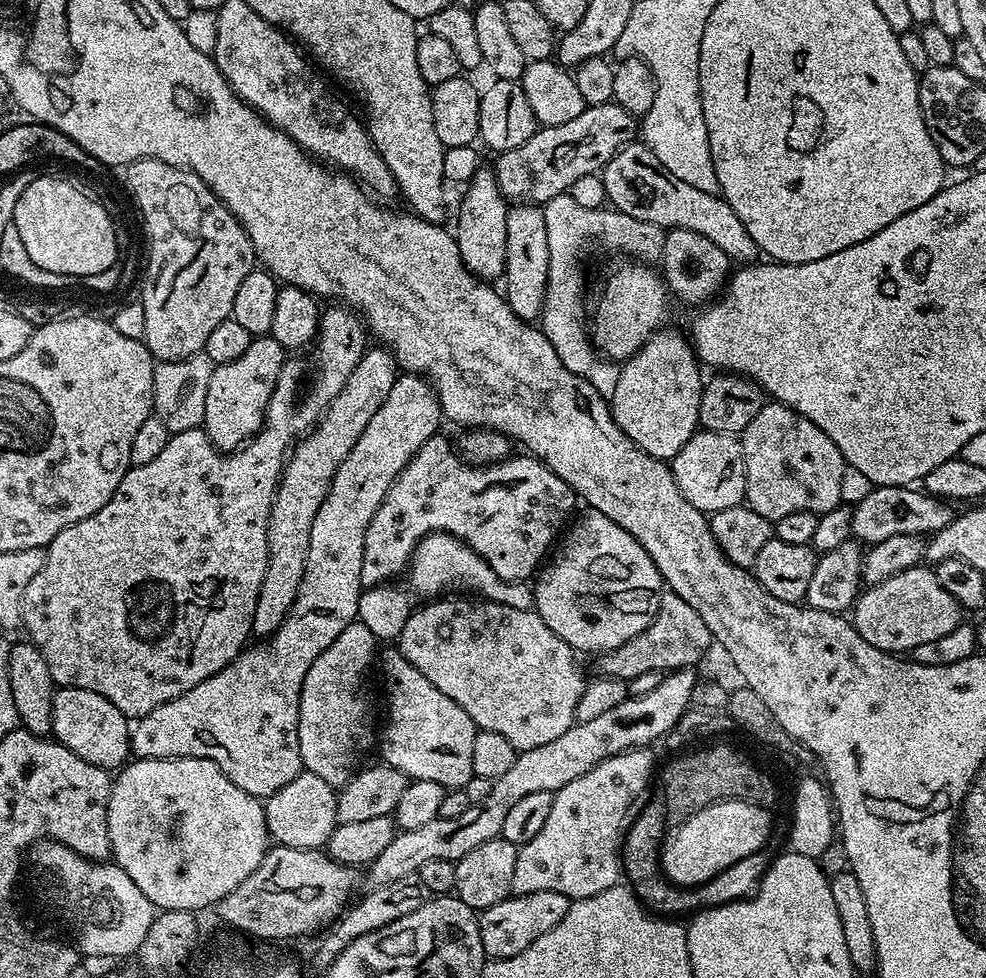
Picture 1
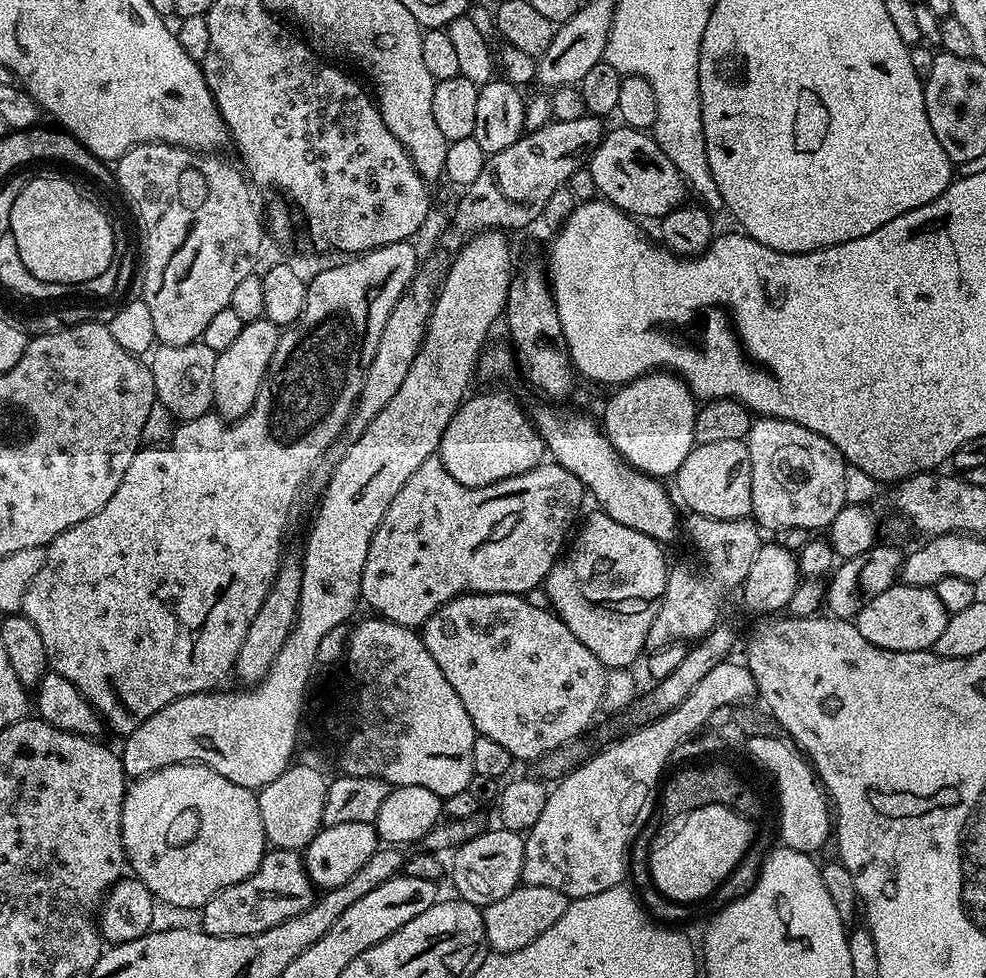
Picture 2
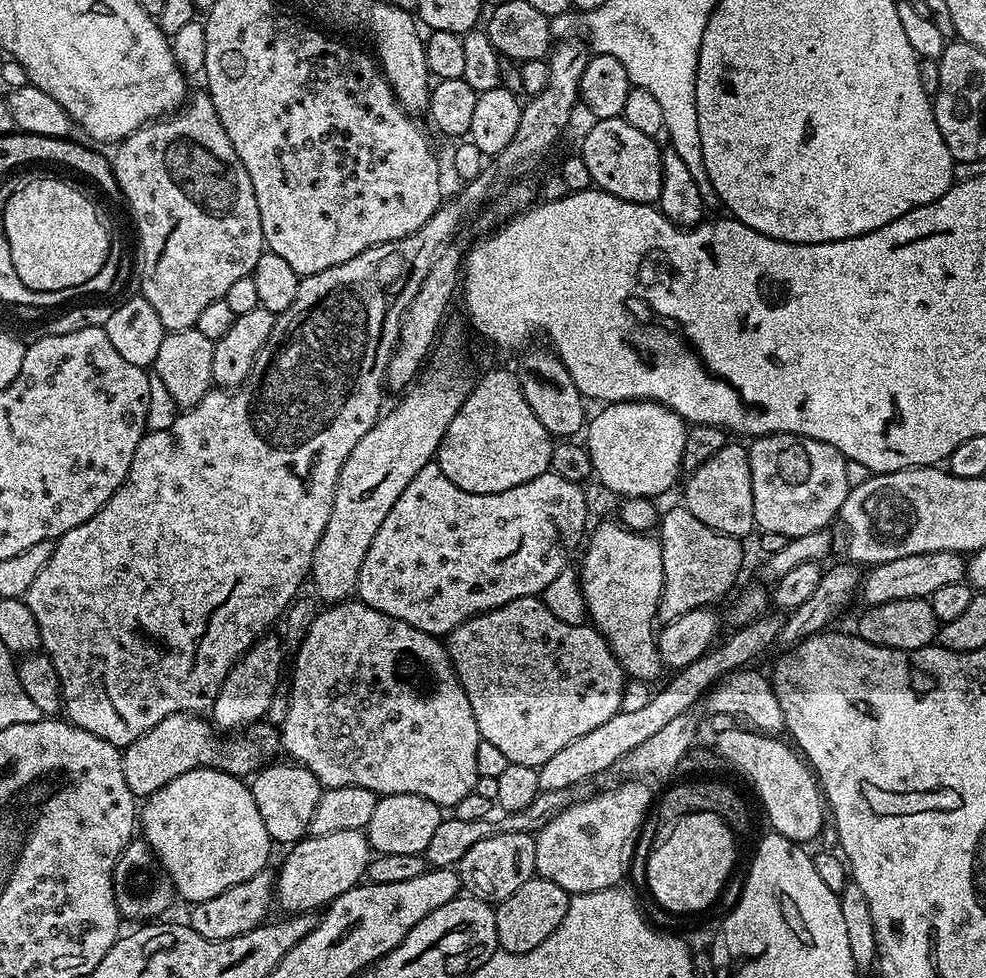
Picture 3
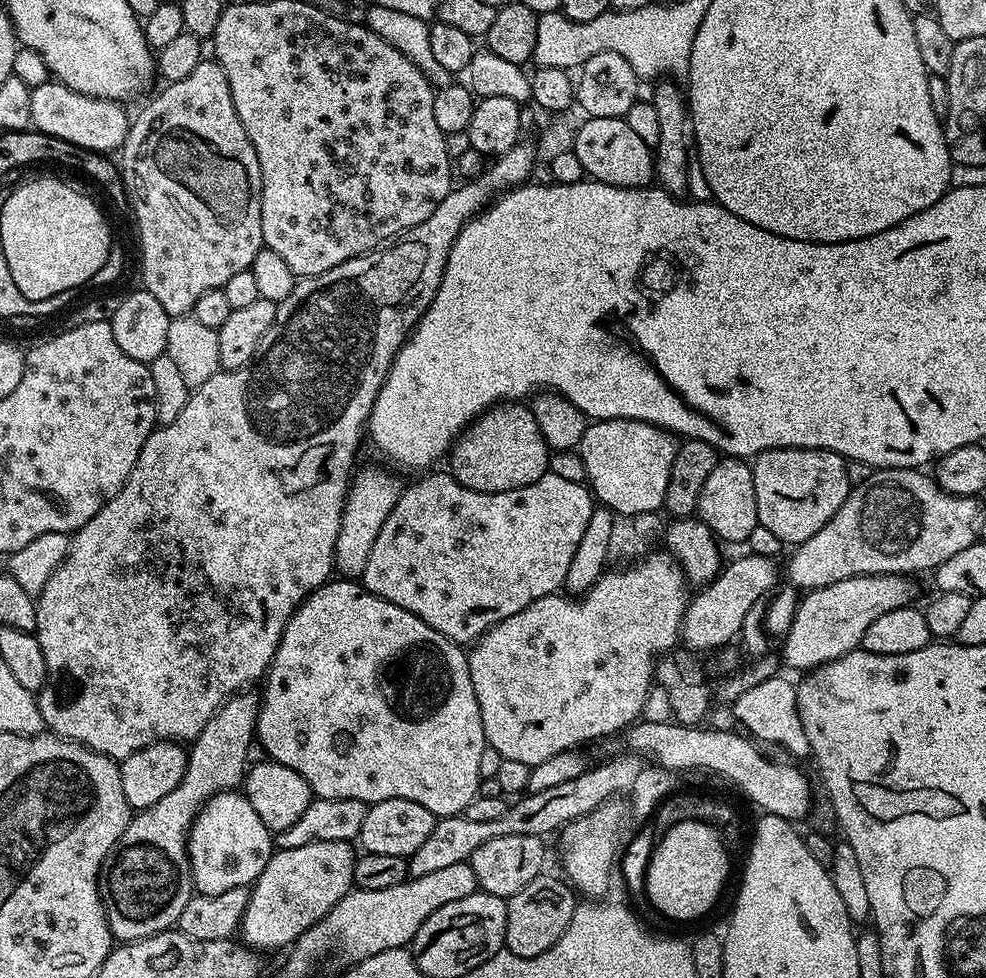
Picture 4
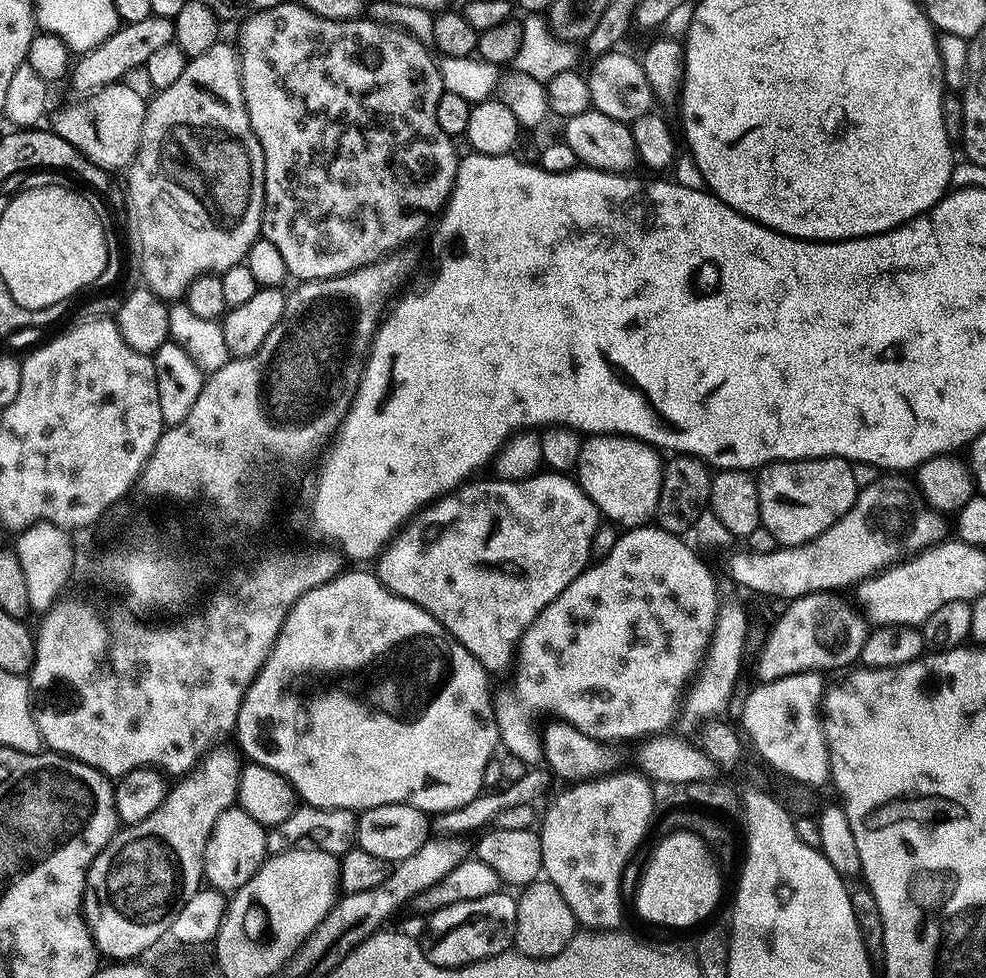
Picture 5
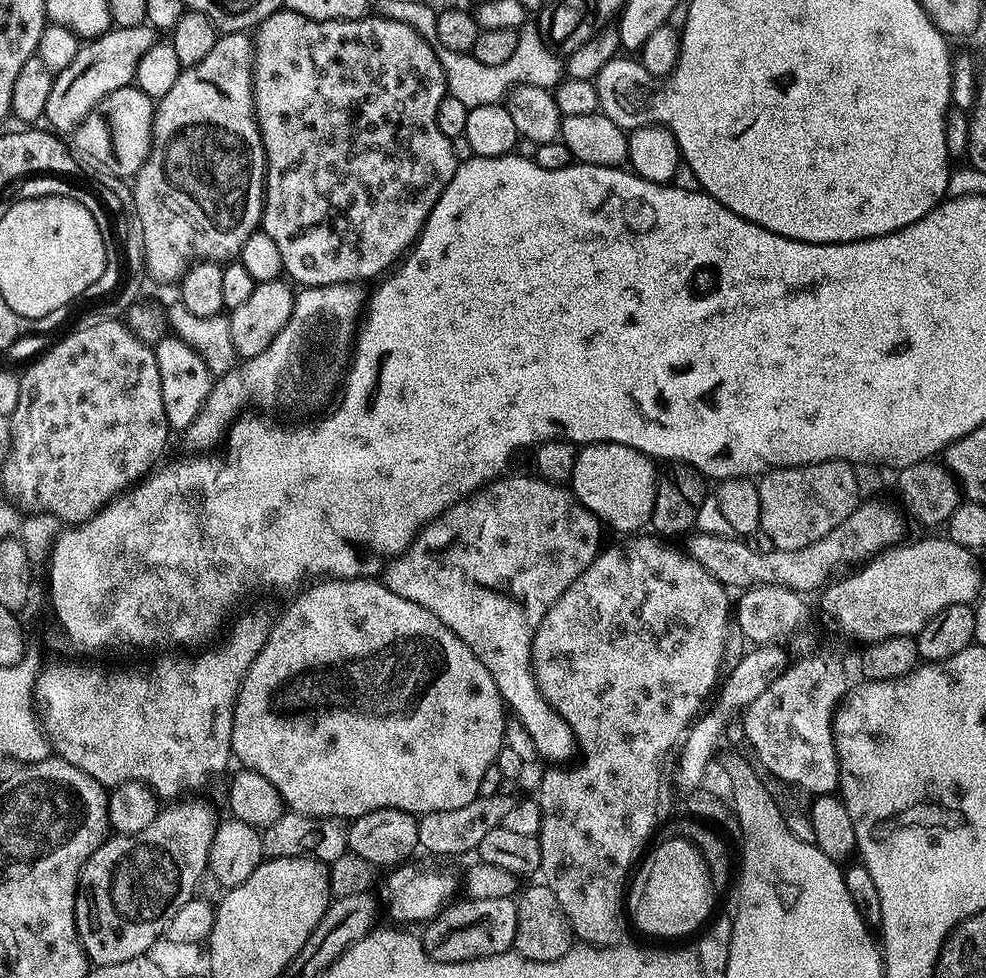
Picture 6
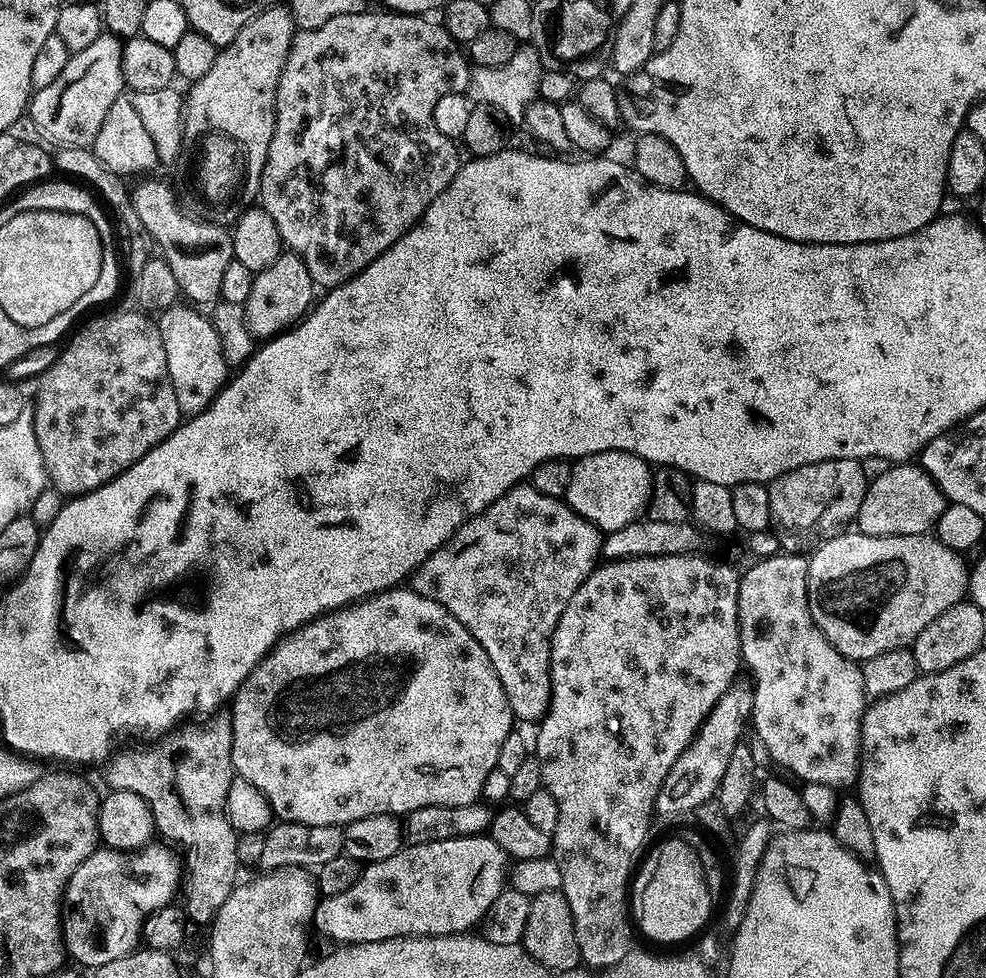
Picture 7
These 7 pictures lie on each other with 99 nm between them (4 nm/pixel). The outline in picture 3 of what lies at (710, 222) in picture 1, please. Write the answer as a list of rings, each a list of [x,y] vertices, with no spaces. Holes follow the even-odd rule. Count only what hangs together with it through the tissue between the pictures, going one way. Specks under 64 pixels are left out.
[[[620,116],[612,117],[609,120],[596,120],[592,125],[594,125],[593,128],[585,134],[584,141],[578,148],[578,154],[584,159],[590,170],[593,185],[600,191],[609,192],[623,200],[639,204],[656,204],[662,190],[661,145],[656,145],[657,141],[653,137],[634,130],[634,126],[627,124]]]

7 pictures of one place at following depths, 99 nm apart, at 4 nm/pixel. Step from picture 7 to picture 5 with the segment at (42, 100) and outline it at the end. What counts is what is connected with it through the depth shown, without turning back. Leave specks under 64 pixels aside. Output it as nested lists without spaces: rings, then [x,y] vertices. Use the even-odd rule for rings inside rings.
[[[151,16],[143,22],[124,24],[106,42],[102,42],[91,52],[83,53],[80,60],[71,65],[70,79],[80,94],[91,94],[106,84],[115,84],[125,79],[131,68],[147,65],[150,54],[156,53],[161,46],[173,43],[176,38],[176,25],[165,16]]]

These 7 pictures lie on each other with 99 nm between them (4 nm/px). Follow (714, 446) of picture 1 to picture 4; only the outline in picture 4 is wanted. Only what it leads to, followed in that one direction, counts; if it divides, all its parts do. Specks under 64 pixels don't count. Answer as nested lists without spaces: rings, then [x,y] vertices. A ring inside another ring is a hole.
[[[740,458],[717,459],[714,470],[710,470],[710,478],[706,478],[702,486],[696,512],[717,541],[729,540],[732,544],[743,545],[750,538],[750,530],[760,522],[751,463]]]

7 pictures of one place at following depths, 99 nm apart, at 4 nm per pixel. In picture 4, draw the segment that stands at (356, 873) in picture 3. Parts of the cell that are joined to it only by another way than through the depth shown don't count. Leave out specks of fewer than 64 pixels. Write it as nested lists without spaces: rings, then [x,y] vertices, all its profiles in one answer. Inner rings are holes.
[[[314,842],[273,851],[262,874],[251,885],[248,905],[240,920],[239,939],[252,950],[287,949],[295,944],[307,928],[317,924],[347,892],[352,891],[357,858],[352,847],[349,842]]]

